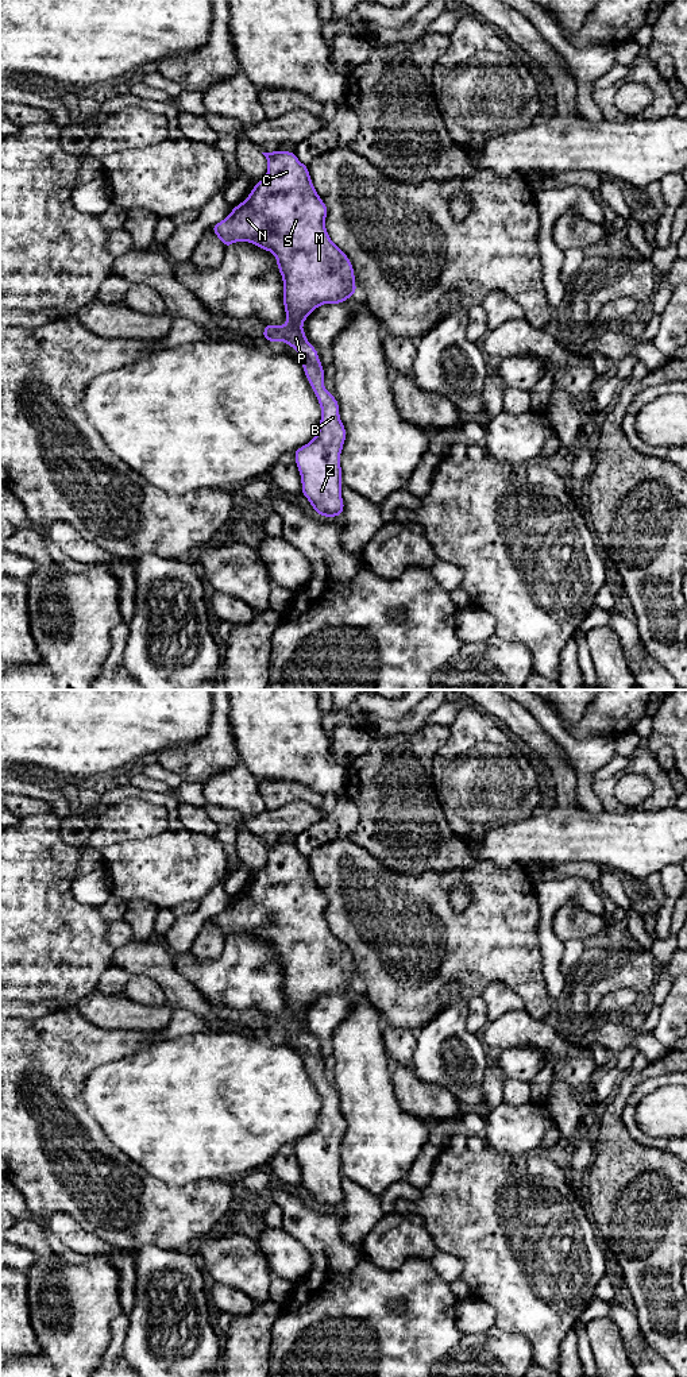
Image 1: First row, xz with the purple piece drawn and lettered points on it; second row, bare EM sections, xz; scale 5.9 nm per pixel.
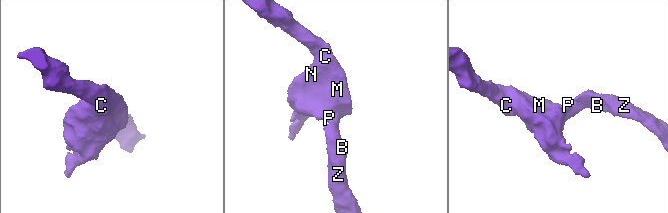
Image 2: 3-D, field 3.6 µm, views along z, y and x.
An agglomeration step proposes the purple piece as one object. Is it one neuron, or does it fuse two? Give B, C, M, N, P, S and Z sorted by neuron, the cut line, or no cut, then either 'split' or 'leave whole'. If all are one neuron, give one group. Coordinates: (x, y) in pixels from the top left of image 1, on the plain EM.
groups B C M N P S Z; cut none; leave whole

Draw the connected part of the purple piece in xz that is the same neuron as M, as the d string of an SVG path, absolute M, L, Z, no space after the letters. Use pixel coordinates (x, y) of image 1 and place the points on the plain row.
M293 842L262 844L267 850L267 864L248 888L232 899L229 907L212 917L215 926L229 938L235 933L250 933L270 942L277 950L283 972L283 999L286 1015L266 1015L262 1029L267 1033L285 1033L300 1045L306 1071L319 1091L321 1110L317 1126L294 1142L296 1156L301 1166L301 1184L314 1203L323 1208L340 1207L344 1203L341 1189L340 1145L346 1133L346 1119L340 1111L339 1094L323 1075L325 1062L316 1038L302 1022L306 1008L320 996L343 995L356 984L355 965L351 952L329 929L325 919L328 899L317 886L309 867L308 856L298 852Z

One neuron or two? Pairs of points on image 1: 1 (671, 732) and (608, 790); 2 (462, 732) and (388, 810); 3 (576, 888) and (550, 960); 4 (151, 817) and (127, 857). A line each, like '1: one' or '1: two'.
1: two
2: two
3: one
4: two

